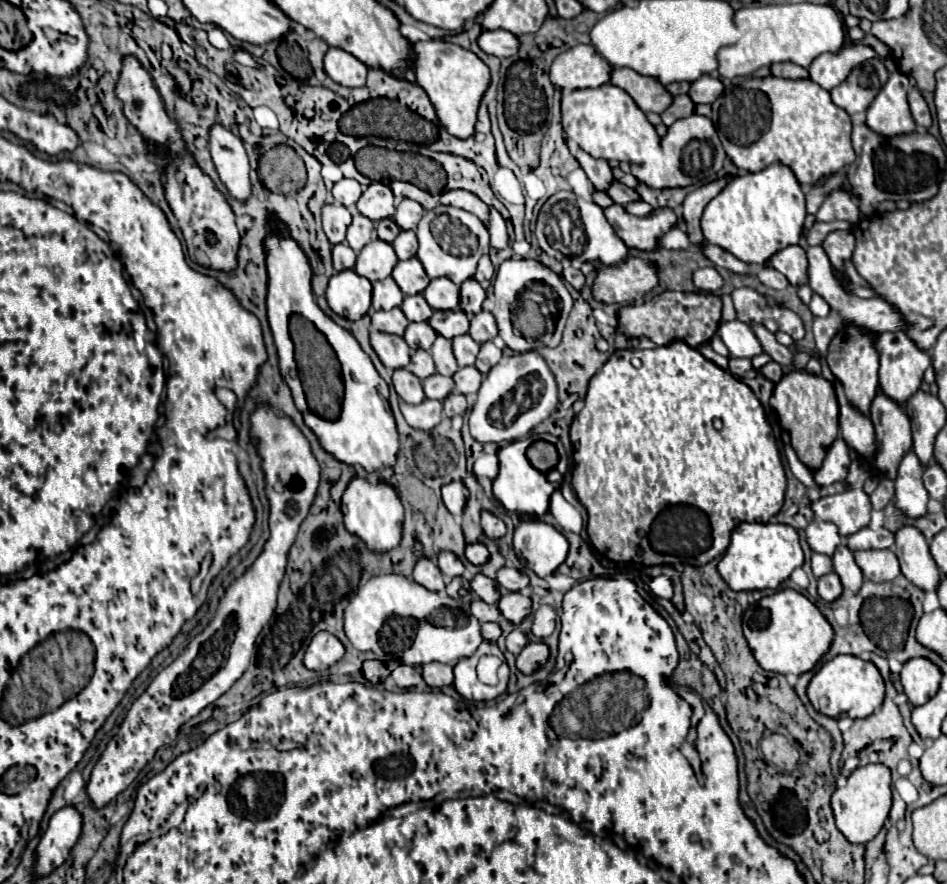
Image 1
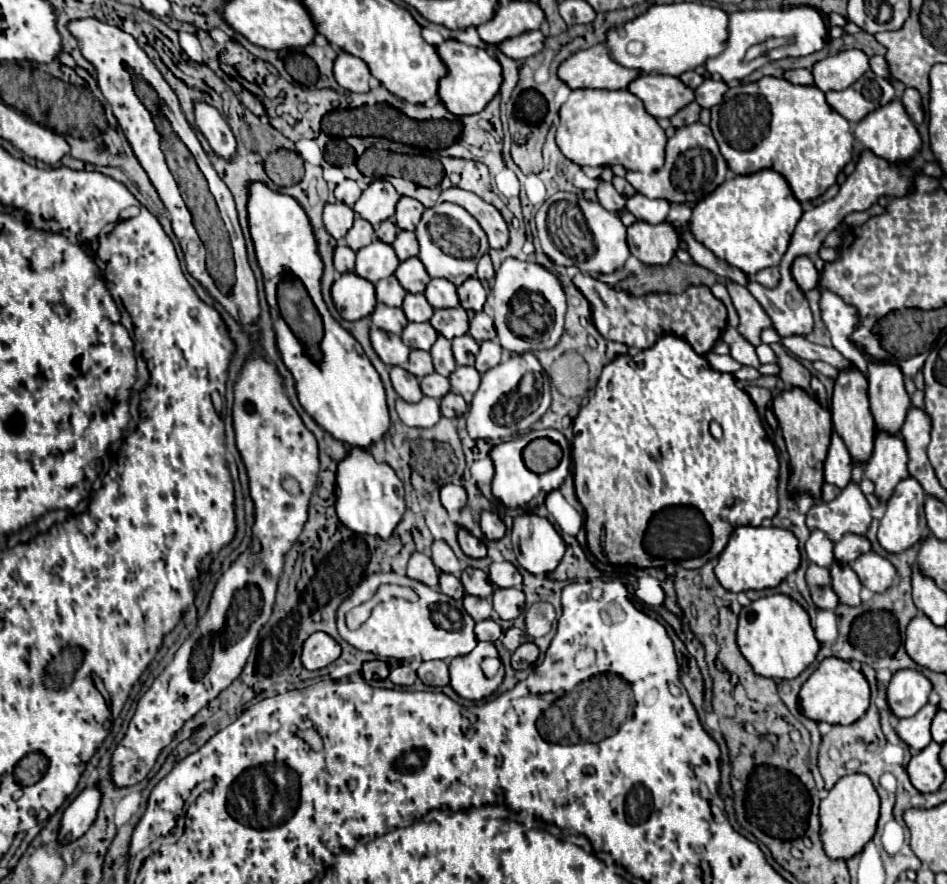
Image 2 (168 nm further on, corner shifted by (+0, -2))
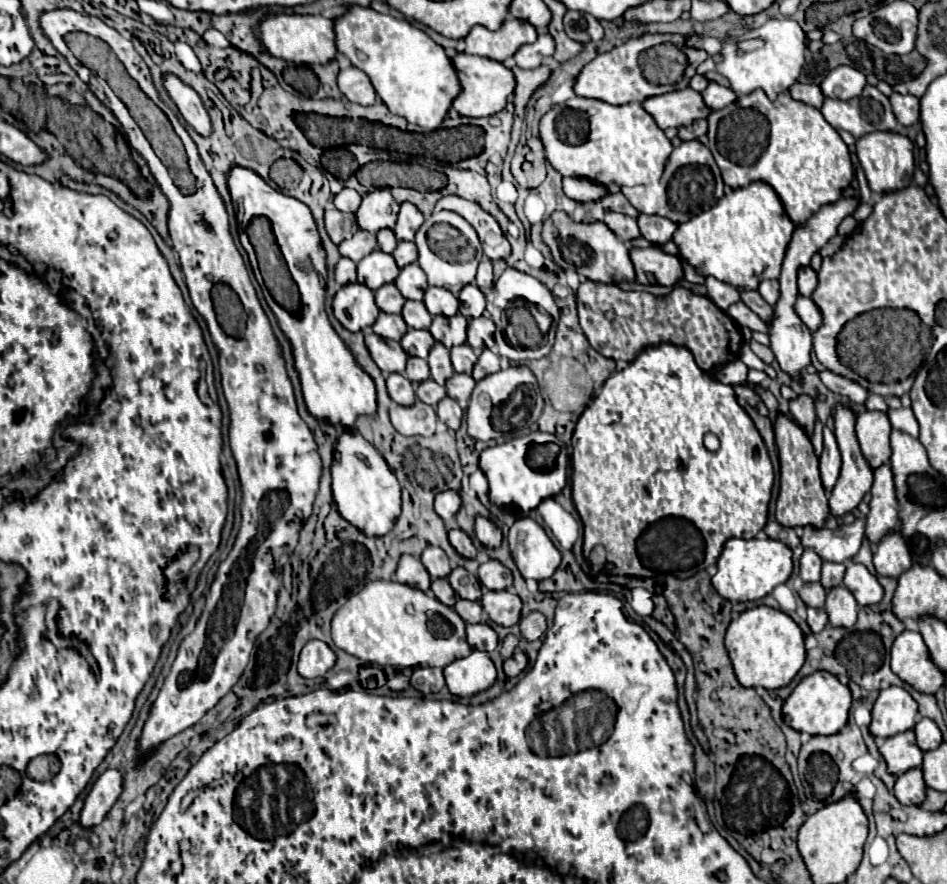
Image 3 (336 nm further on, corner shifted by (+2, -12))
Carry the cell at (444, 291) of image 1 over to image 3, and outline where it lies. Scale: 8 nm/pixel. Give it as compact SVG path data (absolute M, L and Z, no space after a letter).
M428 287L426 295L424 295L424 305L428 309L430 315L444 315L444 317L452 317L458 313L458 299L454 293L450 293L448 289L442 287Z

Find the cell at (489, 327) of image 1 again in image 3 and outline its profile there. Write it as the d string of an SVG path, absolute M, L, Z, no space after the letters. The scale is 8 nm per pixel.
M485 317L472 319L467 327L467 343L477 351L483 350L479 341L484 342L484 345L486 345L486 341L493 340L494 345L496 345L494 331L495 325L492 320Z

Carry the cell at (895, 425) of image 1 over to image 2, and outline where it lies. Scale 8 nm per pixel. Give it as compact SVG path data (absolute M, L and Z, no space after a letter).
M876 433L874 451L864 467L864 475L876 485L874 495L880 503L886 503L894 487L908 477L908 453L900 435Z

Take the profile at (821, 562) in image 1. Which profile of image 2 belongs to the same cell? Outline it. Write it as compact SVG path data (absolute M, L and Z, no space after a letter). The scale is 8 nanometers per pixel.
M810 565L808 569L806 569L806 583L808 583L808 587L826 587L826 585L830 585L830 573L828 573L828 569L824 569L824 567L816 567L816 565Z

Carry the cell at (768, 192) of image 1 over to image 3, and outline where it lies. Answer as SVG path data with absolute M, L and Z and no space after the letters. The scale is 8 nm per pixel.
M754 181L746 187L740 189L732 189L730 193L726 193L712 209L692 217L690 221L678 225L676 233L674 233L674 243L680 249L680 255L702 275L712 275L718 281L730 283L734 287L746 287L746 289L756 289L760 281L764 279L778 279L780 275L780 267L782 267L782 259L788 247L788 241L792 237L794 231L794 223L792 219L786 215L784 205L780 201L780 197L776 195L776 191L764 183L764 181Z

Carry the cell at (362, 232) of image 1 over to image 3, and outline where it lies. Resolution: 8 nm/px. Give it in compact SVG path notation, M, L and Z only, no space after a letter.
M358 229L350 239L340 243L340 255L352 259L354 263L358 263L362 257L366 257L368 253L372 253L378 247L376 243L376 235L374 233L366 233L362 229Z

